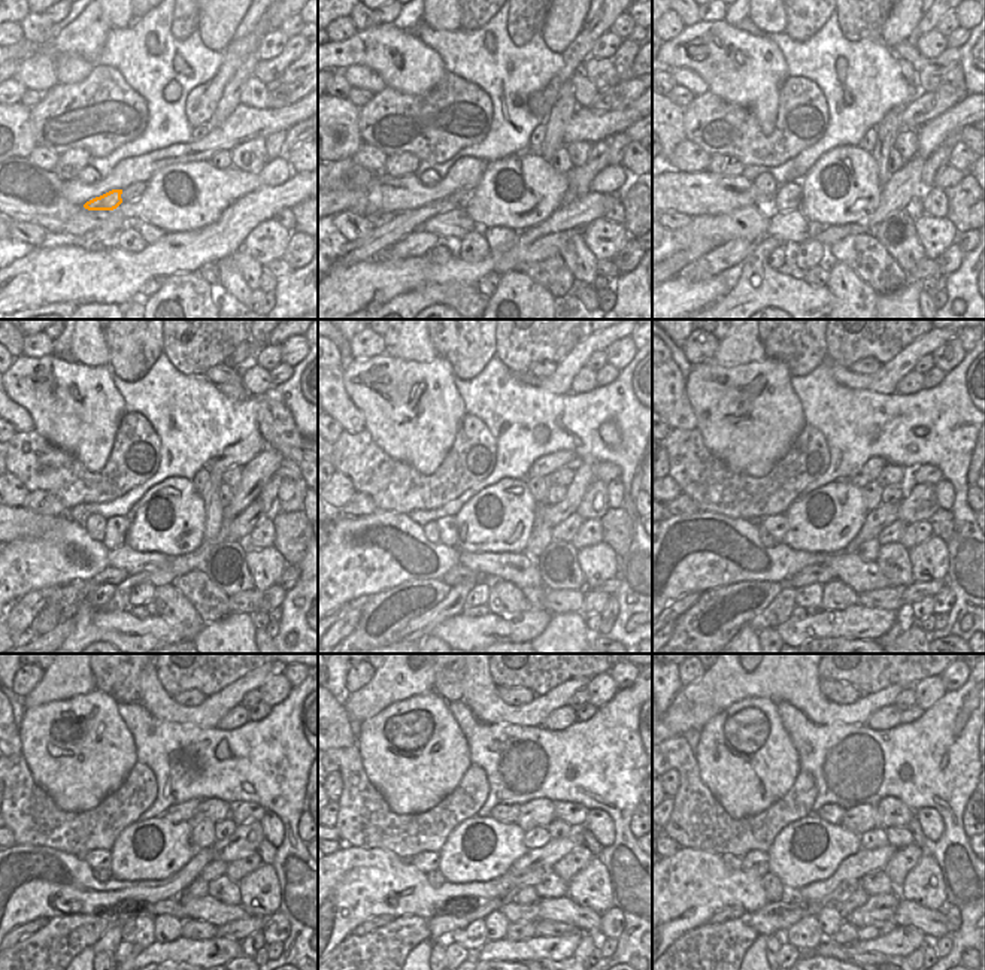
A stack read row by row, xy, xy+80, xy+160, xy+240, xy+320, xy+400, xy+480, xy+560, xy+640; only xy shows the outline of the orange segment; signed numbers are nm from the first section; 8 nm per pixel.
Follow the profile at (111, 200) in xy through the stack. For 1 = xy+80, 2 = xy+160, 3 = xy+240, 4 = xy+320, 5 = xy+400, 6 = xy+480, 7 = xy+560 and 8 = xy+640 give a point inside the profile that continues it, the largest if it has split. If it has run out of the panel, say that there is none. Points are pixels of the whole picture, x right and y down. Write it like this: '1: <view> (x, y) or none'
1: xy+80 (388, 232)
2: xy+160 (682, 258)
3: none
4: none
5: none
6: none
7: none
8: none

